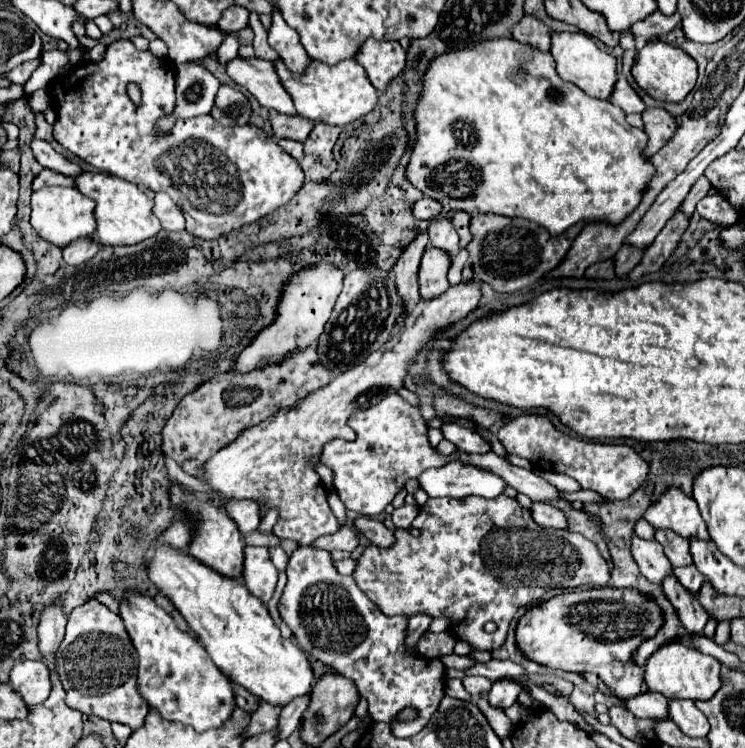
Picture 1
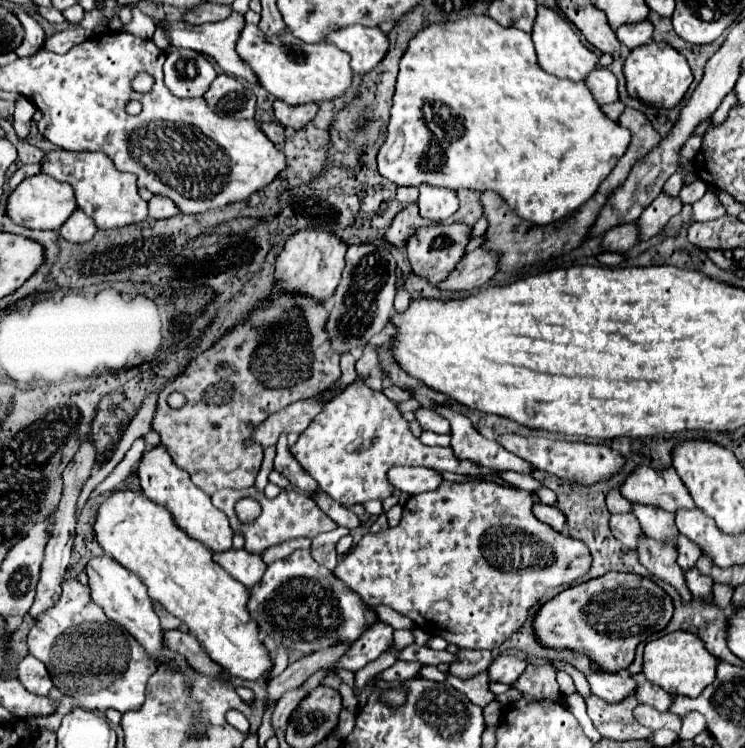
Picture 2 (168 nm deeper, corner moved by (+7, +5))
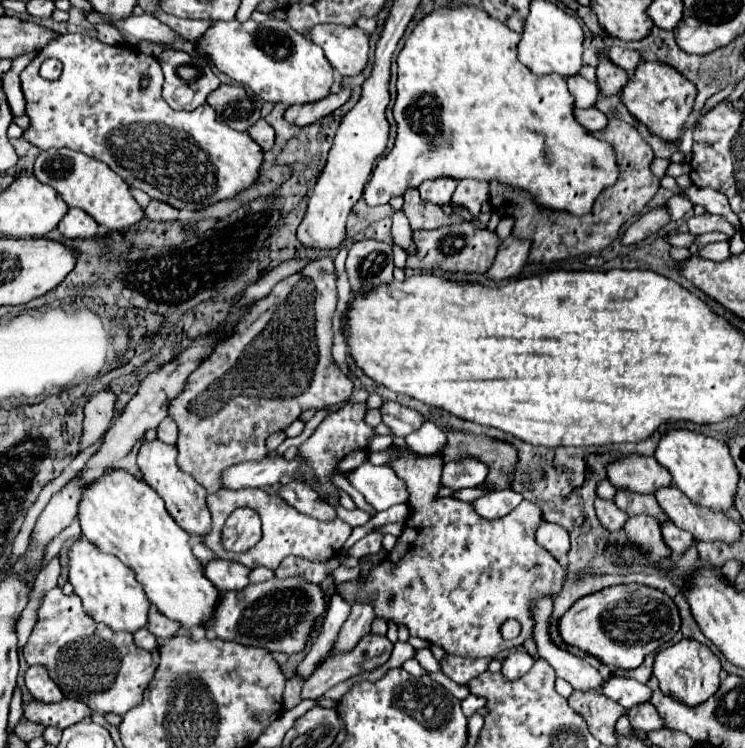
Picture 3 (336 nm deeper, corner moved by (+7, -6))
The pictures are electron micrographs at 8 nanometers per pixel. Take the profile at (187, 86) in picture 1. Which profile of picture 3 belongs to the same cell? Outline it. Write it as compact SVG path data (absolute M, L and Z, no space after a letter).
M166 49L158 57L158 63L164 71L162 95L172 109L196 109L220 85L206 59Z

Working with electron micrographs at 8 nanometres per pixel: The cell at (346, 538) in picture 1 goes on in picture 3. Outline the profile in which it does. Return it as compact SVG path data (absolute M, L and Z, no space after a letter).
M256 567L250 571L250 583L262 583L262 581L268 581L274 577L274 571L266 569L266 567Z

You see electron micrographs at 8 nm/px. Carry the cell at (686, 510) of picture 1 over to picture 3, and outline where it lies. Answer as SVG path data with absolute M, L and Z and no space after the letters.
M626 455L606 467L606 477L616 489L628 489L634 493L654 493L660 487L668 487L672 477L650 455Z

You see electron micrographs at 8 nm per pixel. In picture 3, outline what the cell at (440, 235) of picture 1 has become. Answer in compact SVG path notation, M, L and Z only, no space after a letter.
M428 179L418 187L422 199L436 205L448 205L454 189L456 189L456 179Z

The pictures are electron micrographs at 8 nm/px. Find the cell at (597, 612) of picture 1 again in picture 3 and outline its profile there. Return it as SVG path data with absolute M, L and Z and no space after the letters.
M618 585L578 599L560 619L562 639L614 669L636 669L646 655L668 643L680 629L676 603L646 585Z

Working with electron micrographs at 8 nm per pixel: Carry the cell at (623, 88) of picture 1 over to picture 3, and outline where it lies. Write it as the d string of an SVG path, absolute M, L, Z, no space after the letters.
M572 75L572 79L566 79L568 83L568 89L574 97L574 105L576 107L594 107L600 91L598 91L598 85L584 79L582 75Z

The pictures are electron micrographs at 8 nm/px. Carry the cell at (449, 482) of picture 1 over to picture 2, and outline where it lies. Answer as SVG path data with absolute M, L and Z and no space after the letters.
M400 466L392 468L388 472L390 482L394 488L408 492L408 494L420 494L420 492L430 492L440 488L442 484L442 474L432 470L432 468L412 468L412 466Z

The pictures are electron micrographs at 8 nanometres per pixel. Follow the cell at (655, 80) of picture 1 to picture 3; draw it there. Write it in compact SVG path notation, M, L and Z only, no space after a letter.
M642 61L634 77L630 77L628 85L622 91L622 103L628 107L628 111L640 123L644 123L652 135L670 143L676 143L680 139L684 121L692 111L694 99L696 99L696 87L686 77L682 77L674 67L668 67L658 61L652 63Z

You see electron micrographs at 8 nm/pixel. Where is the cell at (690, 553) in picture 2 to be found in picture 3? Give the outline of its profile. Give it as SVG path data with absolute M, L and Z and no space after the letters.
M670 519L662 523L662 539L674 553L686 553L692 545L692 535L688 535L688 531L680 531L680 527L672 525Z

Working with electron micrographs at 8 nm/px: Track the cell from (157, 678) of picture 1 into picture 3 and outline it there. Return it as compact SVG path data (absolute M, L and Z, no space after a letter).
M84 537L74 541L68 549L68 583L74 587L74 593L84 603L84 611L88 611L94 621L102 621L114 631L128 633L146 627L150 601L142 585L134 579L134 573L124 563L120 563L120 559L100 551Z

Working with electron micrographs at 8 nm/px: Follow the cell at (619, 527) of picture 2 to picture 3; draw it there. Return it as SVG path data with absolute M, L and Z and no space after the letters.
M596 497L594 501L594 507L596 507L596 515L600 519L600 523L604 525L604 529L608 531L620 531L624 521L628 519L628 515L624 515L624 511L620 511L614 501L606 501L606 499L600 499Z

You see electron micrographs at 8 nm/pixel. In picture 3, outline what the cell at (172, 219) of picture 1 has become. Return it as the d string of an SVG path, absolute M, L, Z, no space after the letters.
M154 199L144 209L144 213L152 221L174 221L174 219L178 219L178 209L174 209L172 205L168 205L164 201L154 201Z

